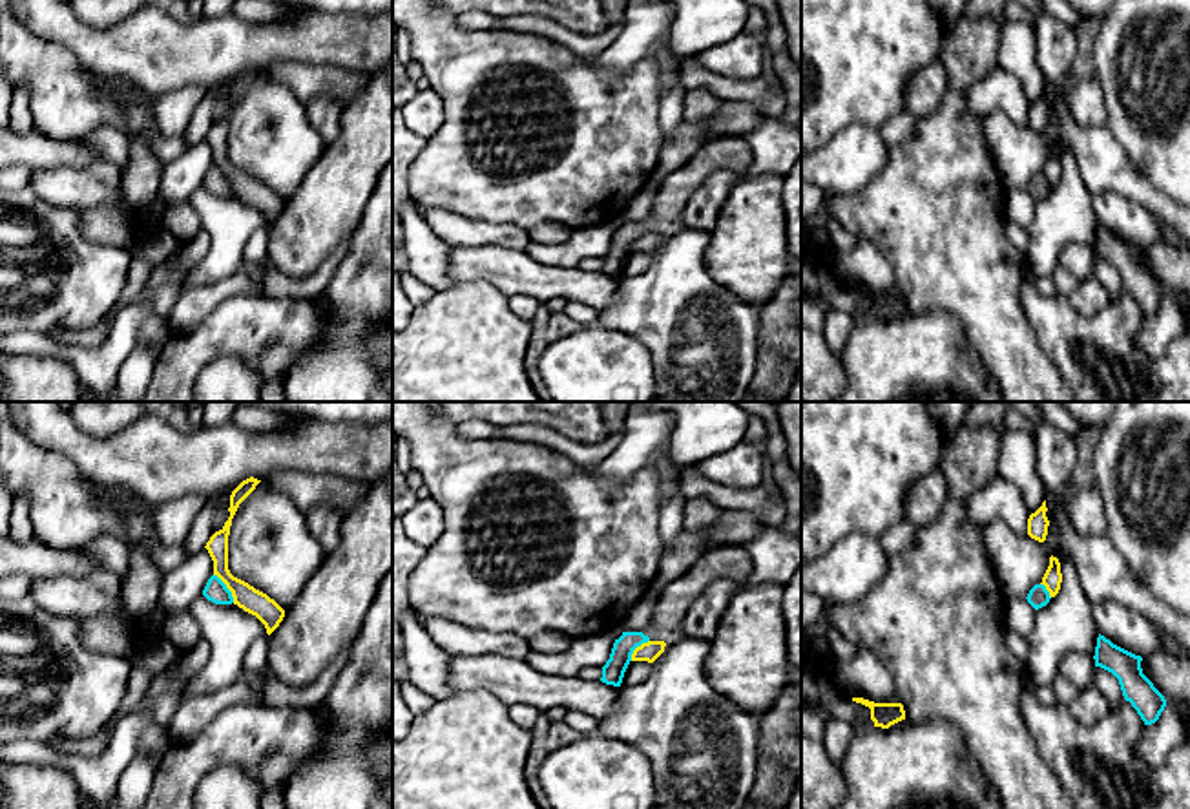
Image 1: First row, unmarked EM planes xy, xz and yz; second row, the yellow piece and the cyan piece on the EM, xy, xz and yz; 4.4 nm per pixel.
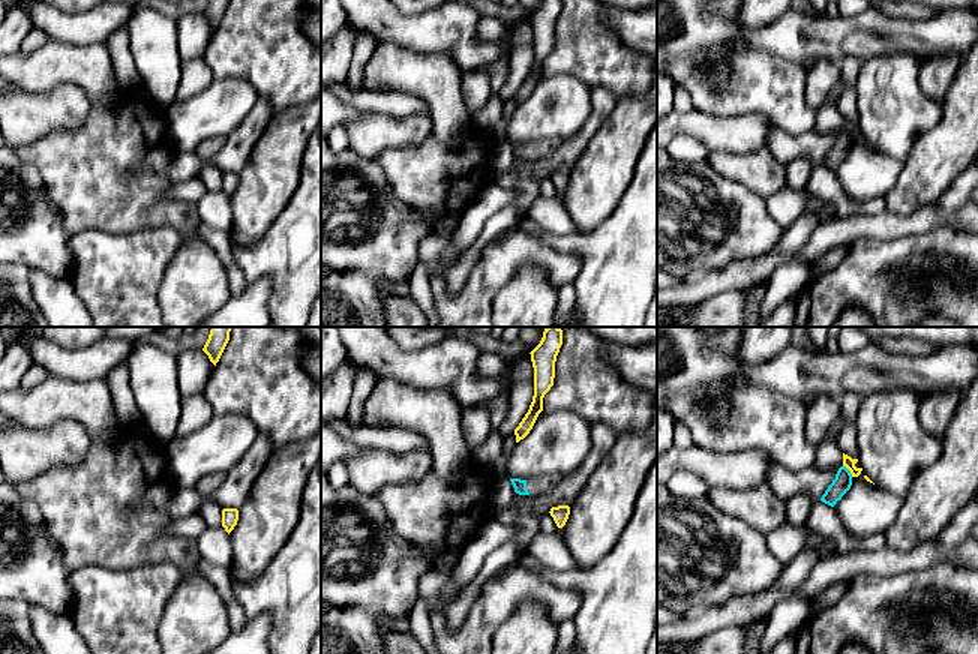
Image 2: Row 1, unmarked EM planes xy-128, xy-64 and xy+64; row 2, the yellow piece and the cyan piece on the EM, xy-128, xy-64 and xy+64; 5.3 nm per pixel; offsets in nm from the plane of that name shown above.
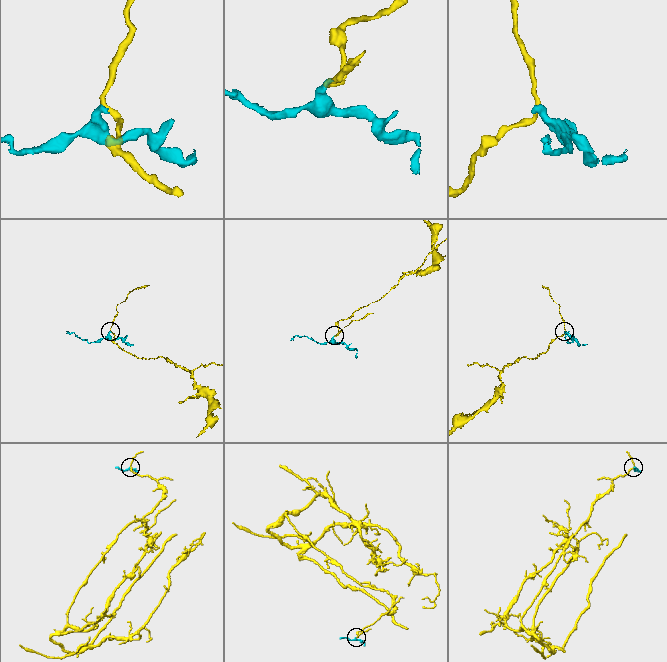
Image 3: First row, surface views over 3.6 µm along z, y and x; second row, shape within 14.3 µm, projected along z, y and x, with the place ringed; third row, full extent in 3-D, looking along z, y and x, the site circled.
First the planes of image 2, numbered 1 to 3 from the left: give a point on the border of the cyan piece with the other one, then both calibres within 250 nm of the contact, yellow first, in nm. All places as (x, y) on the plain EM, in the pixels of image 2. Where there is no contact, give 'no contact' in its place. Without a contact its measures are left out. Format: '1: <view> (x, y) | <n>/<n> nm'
1: no contact
2: no contact
3: xy+64 (849, 134) | 60/100 nm

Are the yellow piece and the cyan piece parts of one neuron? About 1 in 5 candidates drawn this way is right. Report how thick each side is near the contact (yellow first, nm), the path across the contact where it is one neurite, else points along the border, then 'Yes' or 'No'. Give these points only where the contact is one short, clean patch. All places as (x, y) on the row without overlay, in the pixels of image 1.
Thickness 110 nm (yellow) against 100 nm. Boundary: xy (214, 165), (234, 192). No

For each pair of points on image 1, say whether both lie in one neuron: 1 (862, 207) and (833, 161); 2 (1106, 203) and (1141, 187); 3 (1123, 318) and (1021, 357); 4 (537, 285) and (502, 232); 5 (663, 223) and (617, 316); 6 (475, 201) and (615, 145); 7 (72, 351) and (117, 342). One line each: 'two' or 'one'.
1: two
2: two
3: two
4: two
5: two
6: one
7: one

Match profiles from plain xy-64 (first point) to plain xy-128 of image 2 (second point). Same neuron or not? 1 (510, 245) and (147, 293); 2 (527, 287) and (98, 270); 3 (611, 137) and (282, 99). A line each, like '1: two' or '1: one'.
1: one
2: two
3: two

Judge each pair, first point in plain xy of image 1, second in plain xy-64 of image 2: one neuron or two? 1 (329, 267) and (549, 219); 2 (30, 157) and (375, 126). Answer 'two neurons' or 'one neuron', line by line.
1: one neuron
2: two neurons

